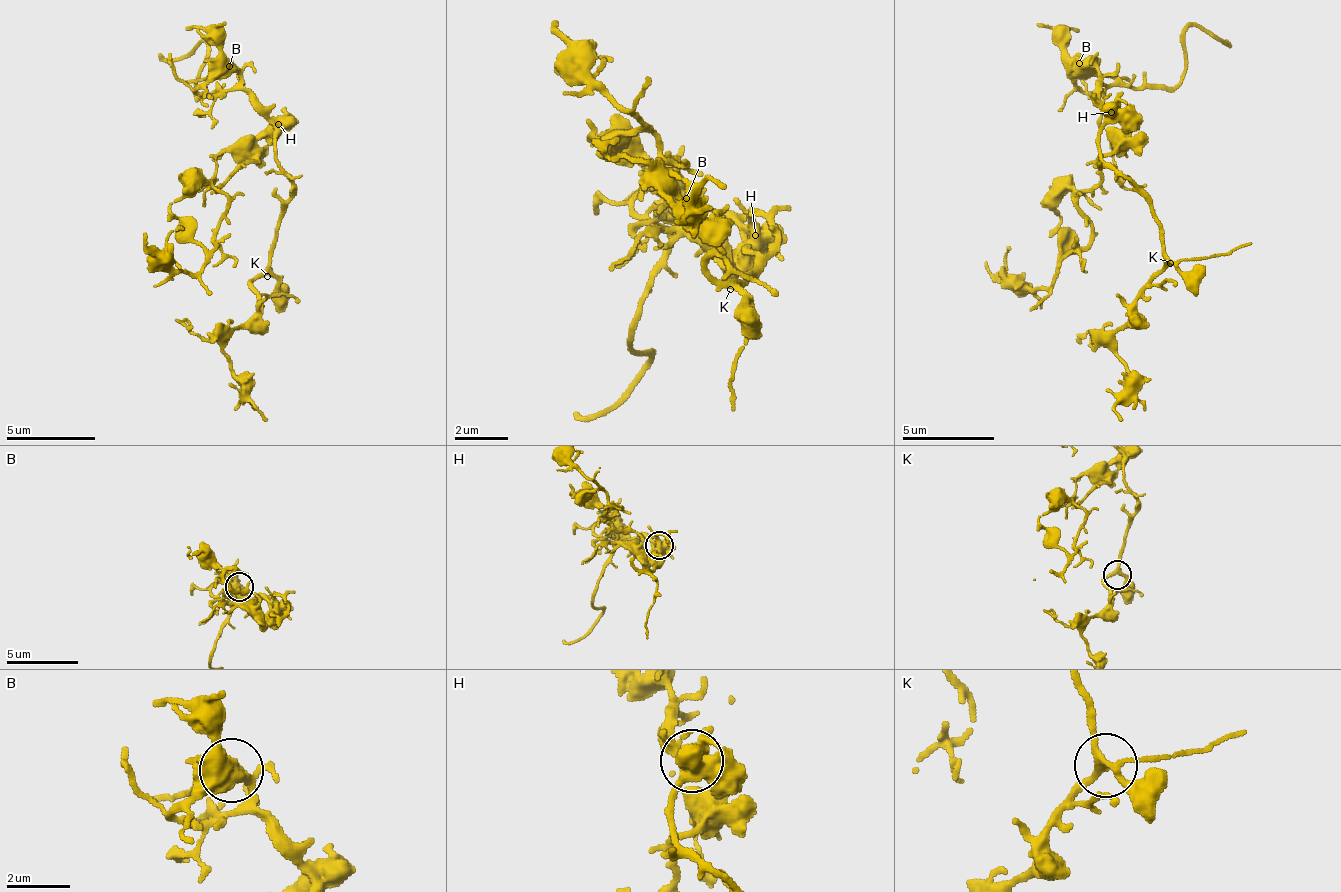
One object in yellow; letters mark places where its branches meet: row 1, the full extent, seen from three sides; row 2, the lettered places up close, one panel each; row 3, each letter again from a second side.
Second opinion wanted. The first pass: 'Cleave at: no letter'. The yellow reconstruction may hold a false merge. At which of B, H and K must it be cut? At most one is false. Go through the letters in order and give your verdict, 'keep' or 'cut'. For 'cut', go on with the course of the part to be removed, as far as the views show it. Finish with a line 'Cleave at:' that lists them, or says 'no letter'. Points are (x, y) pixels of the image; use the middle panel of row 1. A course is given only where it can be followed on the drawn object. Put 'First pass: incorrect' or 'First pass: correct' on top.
First pass: correct
B: keep
H: keep
K: keep
Cleave at: no letter

